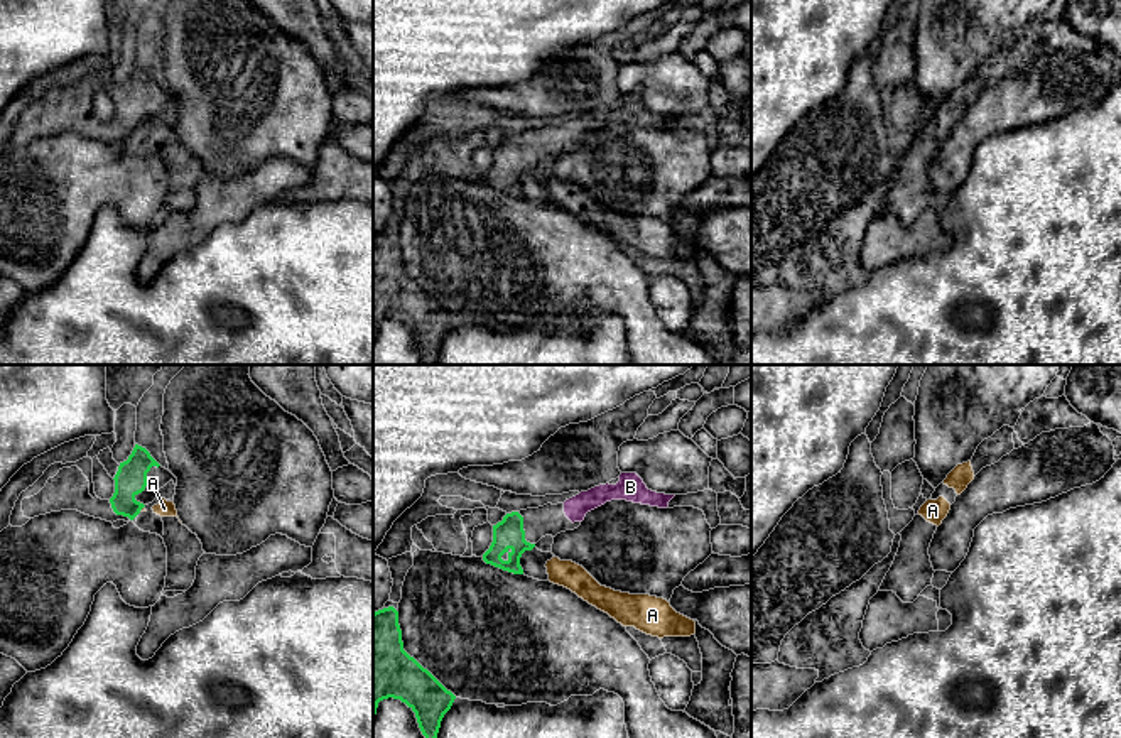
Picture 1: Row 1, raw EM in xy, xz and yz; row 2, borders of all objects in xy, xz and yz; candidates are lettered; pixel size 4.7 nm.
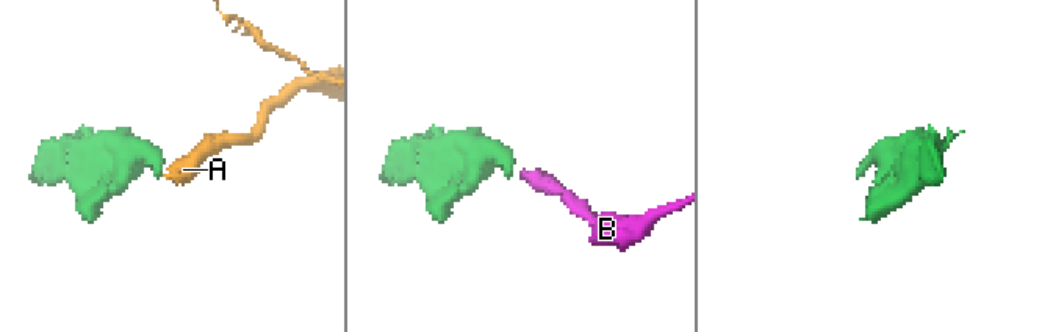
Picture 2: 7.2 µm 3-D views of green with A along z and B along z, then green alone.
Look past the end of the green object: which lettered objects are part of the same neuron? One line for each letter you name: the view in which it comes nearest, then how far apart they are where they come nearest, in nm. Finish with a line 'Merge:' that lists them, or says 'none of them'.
B: xz | 200 nm
Merge: B

